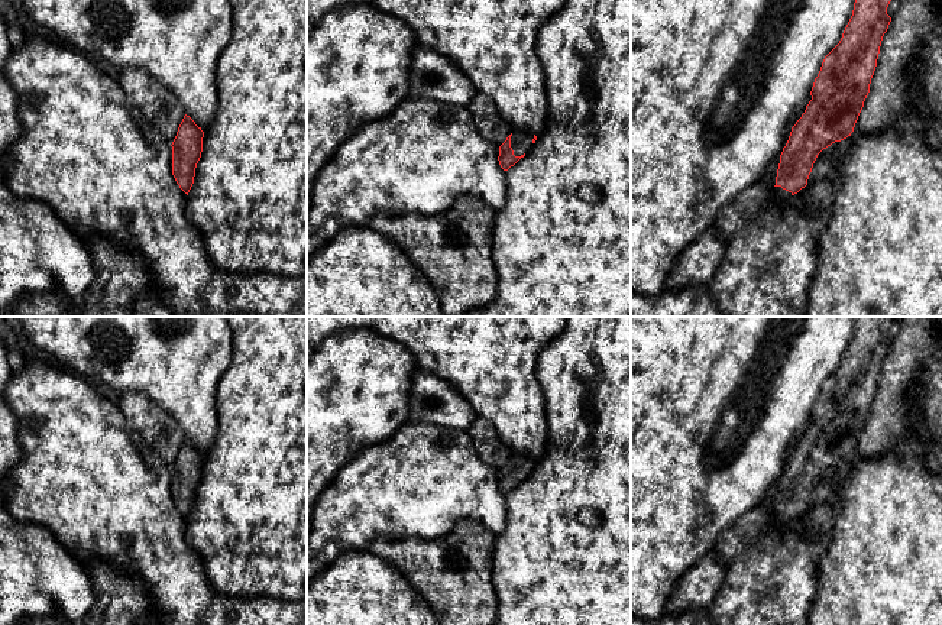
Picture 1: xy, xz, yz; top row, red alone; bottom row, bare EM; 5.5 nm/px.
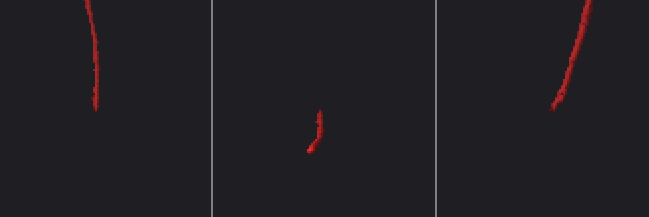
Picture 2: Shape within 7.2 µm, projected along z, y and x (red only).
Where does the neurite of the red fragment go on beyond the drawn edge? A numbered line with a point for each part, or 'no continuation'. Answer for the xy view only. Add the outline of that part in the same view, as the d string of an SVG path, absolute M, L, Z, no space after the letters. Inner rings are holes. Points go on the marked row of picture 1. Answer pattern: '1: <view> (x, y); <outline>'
no continuation

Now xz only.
1: xz (521, 142); M512 130L511 148L515 156L527 153L532 148L534 135L525 130Z

